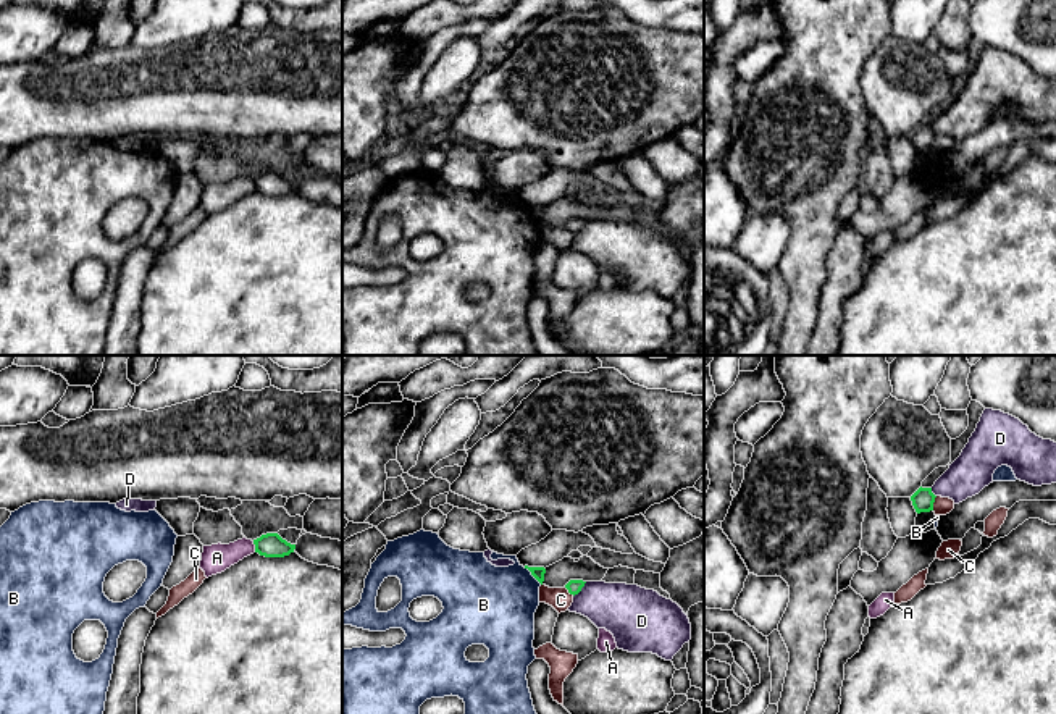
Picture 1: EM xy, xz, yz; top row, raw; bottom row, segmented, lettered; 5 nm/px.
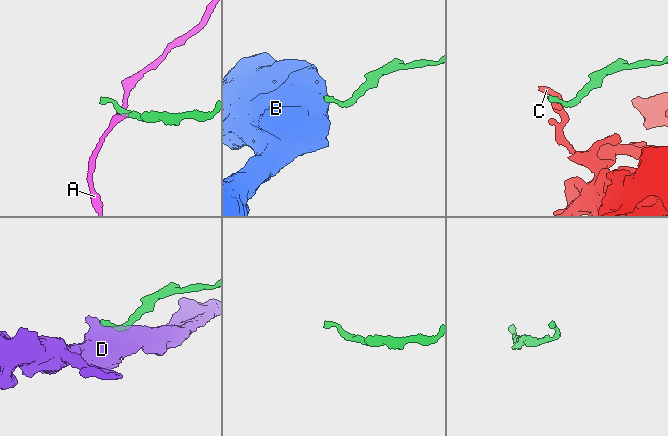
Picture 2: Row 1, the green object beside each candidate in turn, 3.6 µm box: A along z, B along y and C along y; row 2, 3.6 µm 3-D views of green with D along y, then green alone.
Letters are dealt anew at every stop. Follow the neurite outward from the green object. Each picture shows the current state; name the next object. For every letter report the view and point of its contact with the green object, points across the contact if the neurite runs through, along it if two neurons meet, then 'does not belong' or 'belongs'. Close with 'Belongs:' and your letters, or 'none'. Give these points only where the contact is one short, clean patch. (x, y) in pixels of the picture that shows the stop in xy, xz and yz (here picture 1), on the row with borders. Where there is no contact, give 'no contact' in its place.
A: contact xy (255, 546); border xy (252, 541), (255, 551); does not belong
B: contact xz (533, 575); border xz (523, 567), (541, 583); does not belong
C: contact yz (934, 501); does not belong
D: contact xz (580, 590); does not belong
Belongs: none

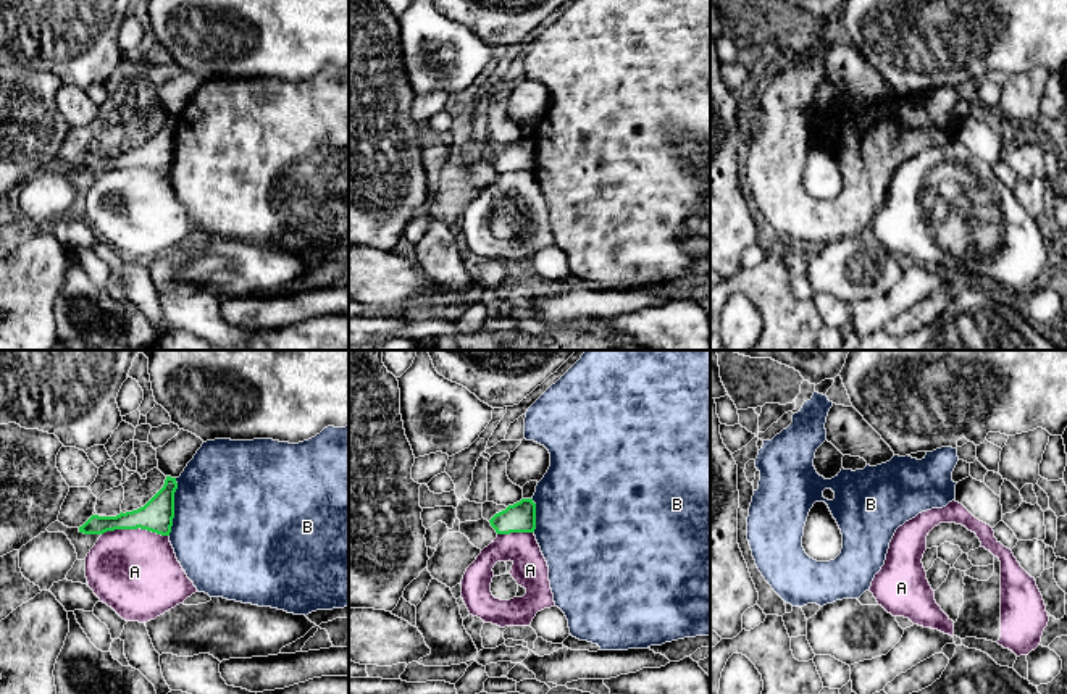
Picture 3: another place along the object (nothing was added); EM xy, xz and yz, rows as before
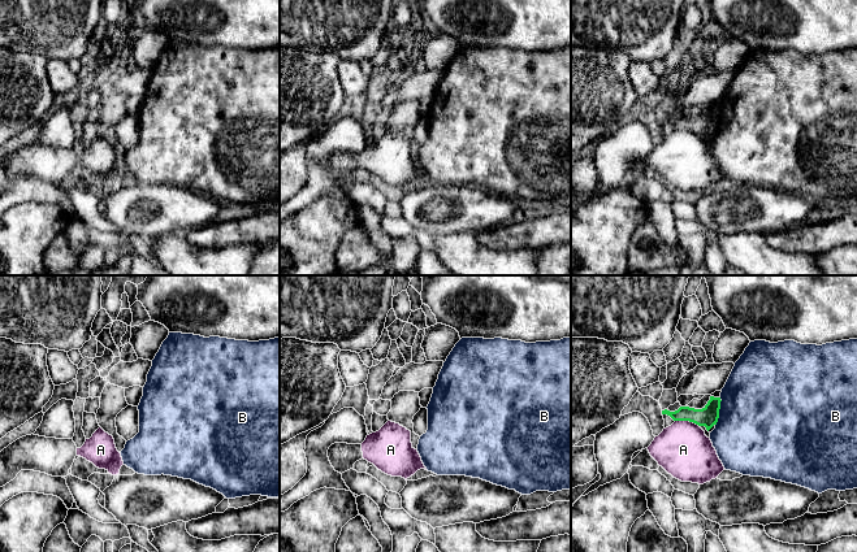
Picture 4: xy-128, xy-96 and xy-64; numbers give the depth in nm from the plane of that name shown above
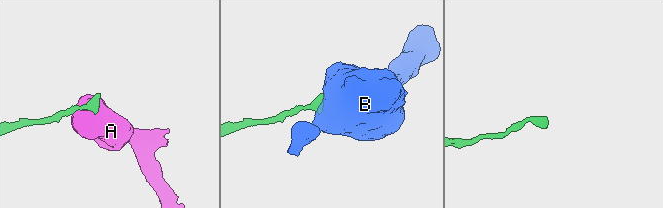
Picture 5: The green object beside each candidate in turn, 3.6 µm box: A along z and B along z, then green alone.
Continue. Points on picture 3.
A: contact xy (136, 528); does not belong
B: contact xy (173, 507); border xy (176, 478), (175, 517), (168, 535); does not belong
Belongs: none

